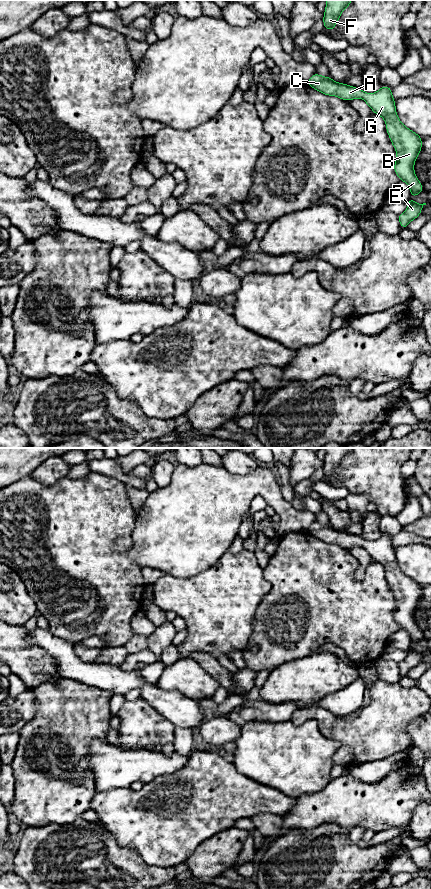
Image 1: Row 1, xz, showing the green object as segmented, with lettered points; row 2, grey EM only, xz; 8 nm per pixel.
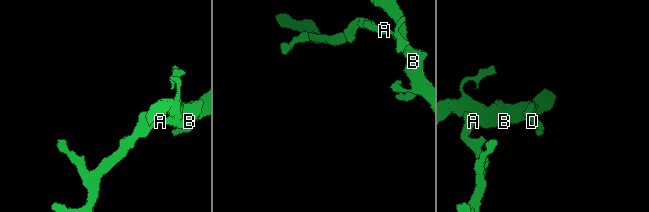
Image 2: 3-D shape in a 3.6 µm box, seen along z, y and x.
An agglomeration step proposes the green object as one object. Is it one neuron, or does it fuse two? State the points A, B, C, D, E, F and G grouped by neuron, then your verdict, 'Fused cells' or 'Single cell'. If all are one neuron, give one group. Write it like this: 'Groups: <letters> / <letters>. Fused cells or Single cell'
Groups: A B C D E F G. Single cell

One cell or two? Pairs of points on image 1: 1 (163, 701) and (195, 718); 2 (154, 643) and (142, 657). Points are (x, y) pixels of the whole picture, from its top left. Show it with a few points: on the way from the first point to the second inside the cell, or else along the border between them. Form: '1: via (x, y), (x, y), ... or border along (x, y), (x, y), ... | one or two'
1: via (171, 704), (187, 713) | one
2: border along (147, 648), (158, 656) | two

